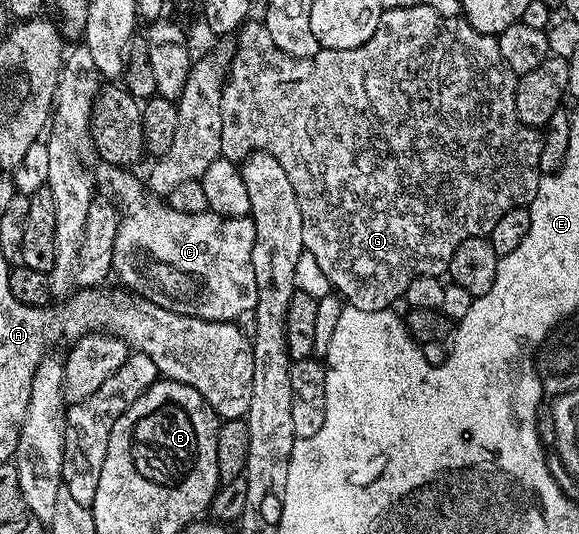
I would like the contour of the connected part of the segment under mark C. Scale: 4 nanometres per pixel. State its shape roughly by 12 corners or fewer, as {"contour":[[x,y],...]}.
{"contour":[[111,168],[113,276],[181,317],[253,314],[249,216]]}

